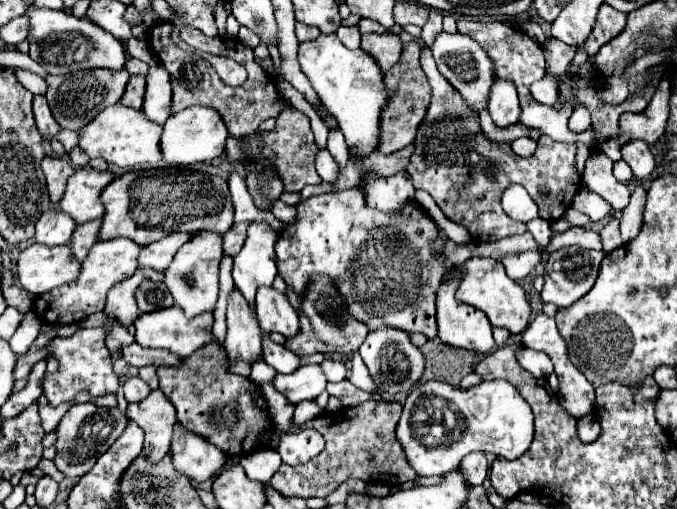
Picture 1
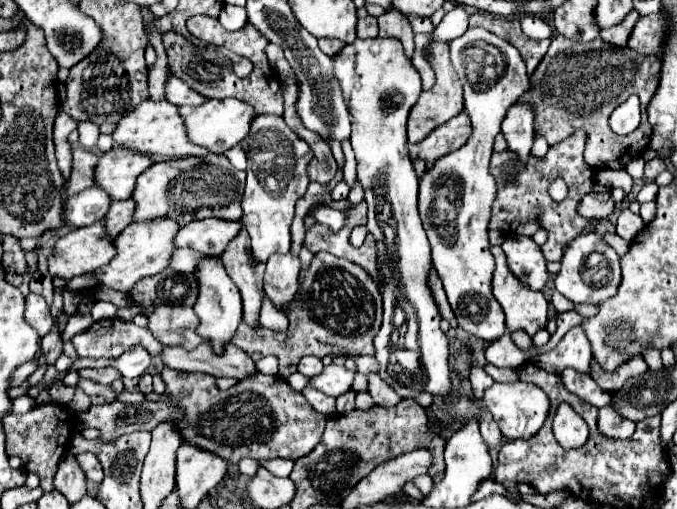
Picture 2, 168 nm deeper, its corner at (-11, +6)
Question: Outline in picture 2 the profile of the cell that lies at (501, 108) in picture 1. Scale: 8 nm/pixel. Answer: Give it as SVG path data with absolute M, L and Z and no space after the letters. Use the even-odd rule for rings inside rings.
M525 103L511 105L505 119L503 119L501 133L507 139L507 149L517 155L521 165L525 165L531 157L531 147L533 147L531 107L527 107Z

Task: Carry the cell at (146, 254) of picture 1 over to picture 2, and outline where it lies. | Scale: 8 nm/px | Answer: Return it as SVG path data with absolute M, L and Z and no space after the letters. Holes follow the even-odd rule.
M217 217L187 223L177 235L177 247L191 247L199 253L221 255L227 243L241 231L243 221L225 221Z

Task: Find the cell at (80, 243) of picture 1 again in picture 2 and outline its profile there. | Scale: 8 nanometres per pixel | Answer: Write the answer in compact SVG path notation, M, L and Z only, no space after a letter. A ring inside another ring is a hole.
M127 199L127 201L115 201L105 217L107 223L107 231L111 237L117 237L131 221L133 221L133 211L135 211L135 201Z

